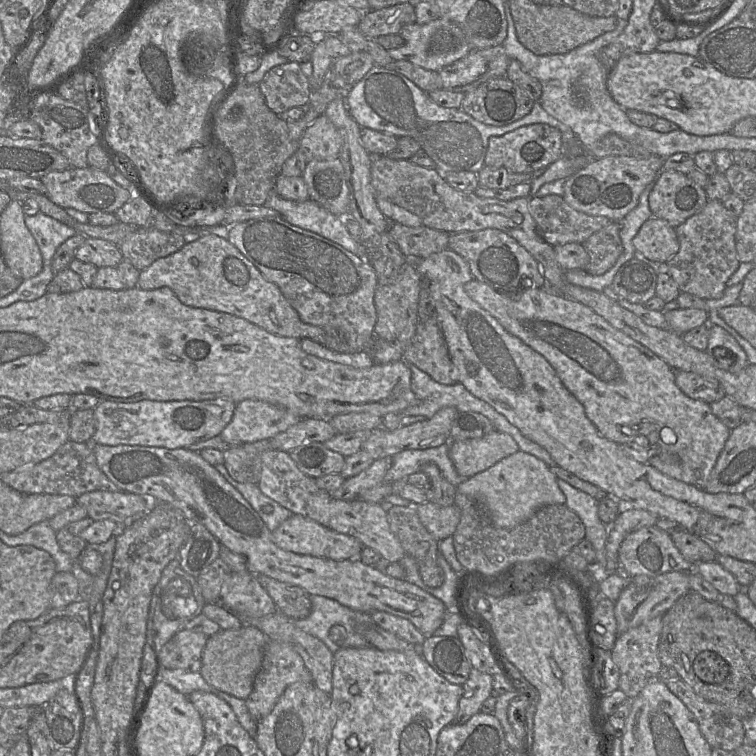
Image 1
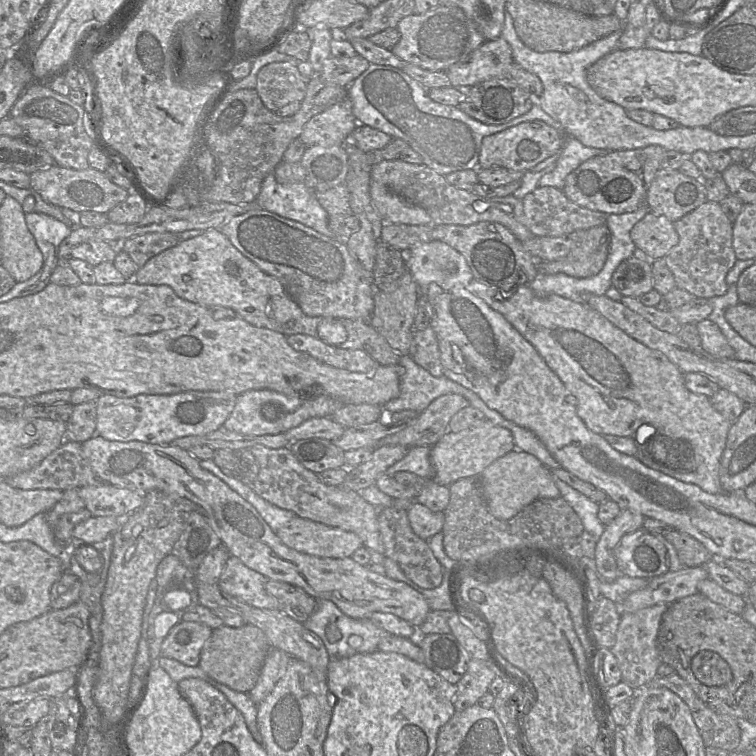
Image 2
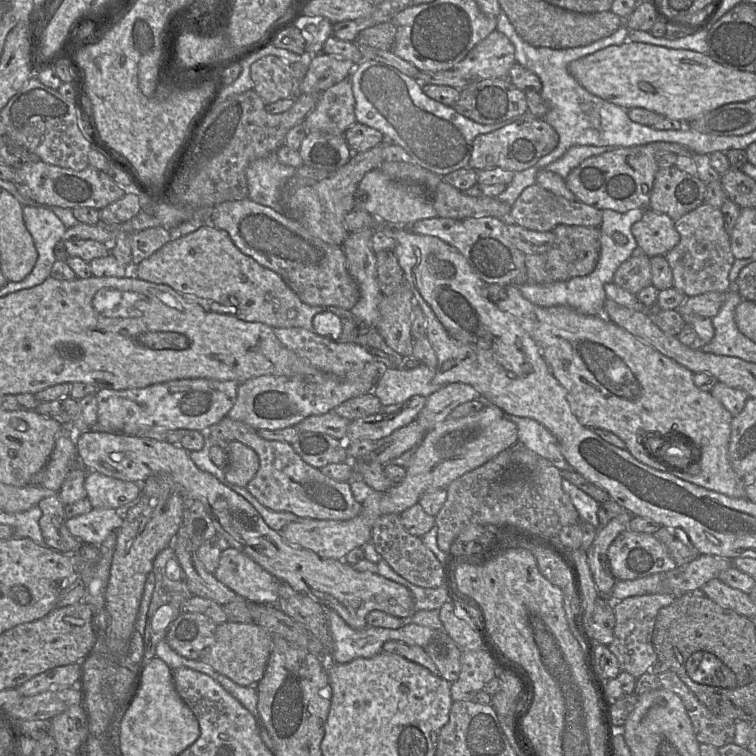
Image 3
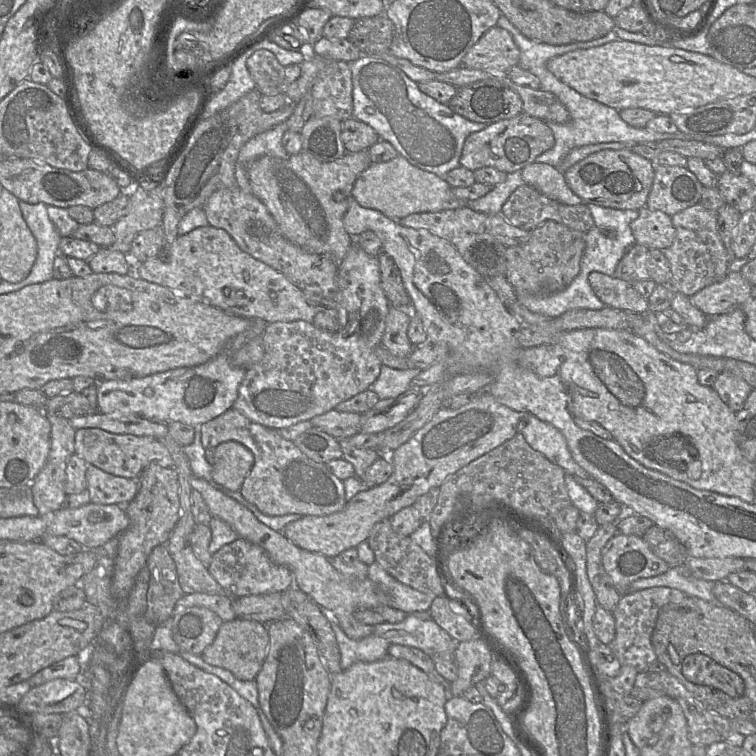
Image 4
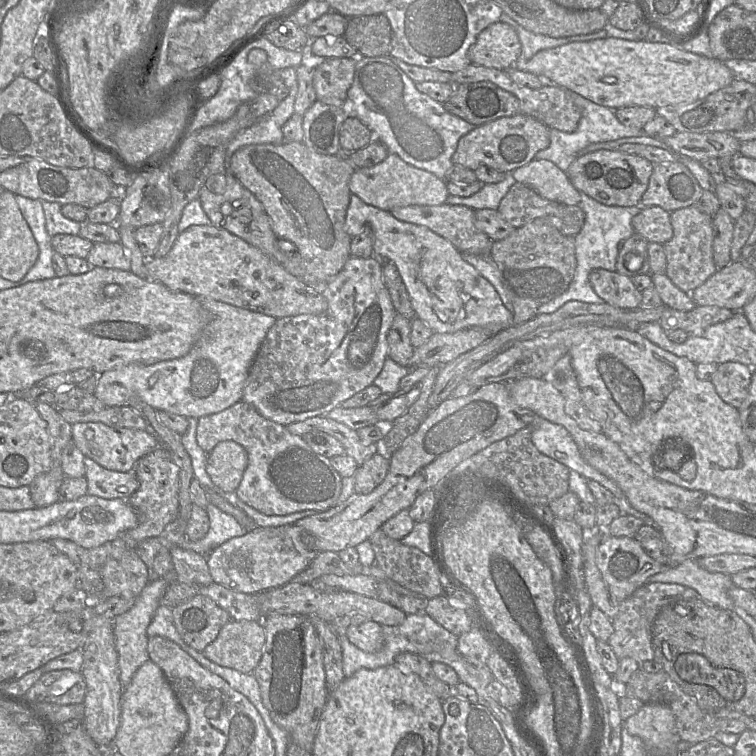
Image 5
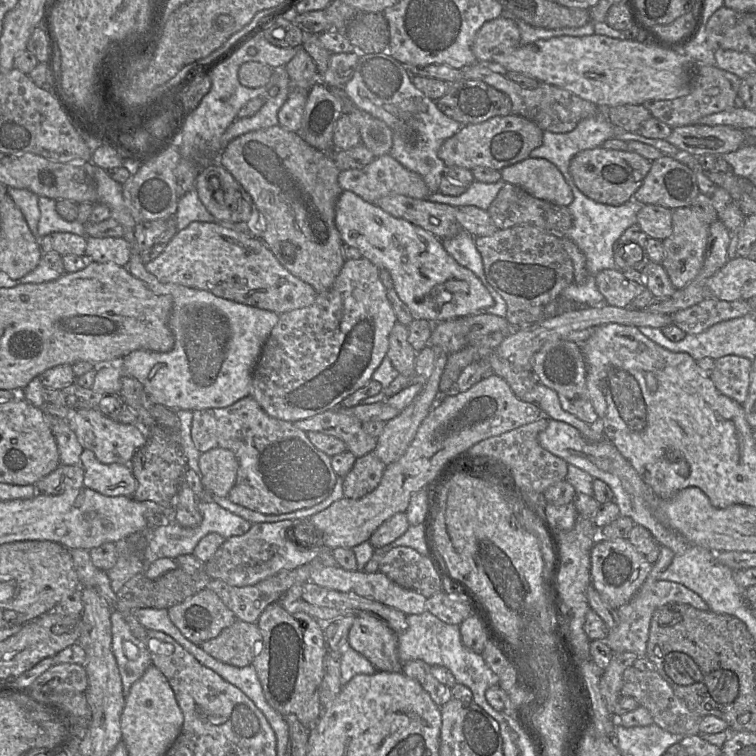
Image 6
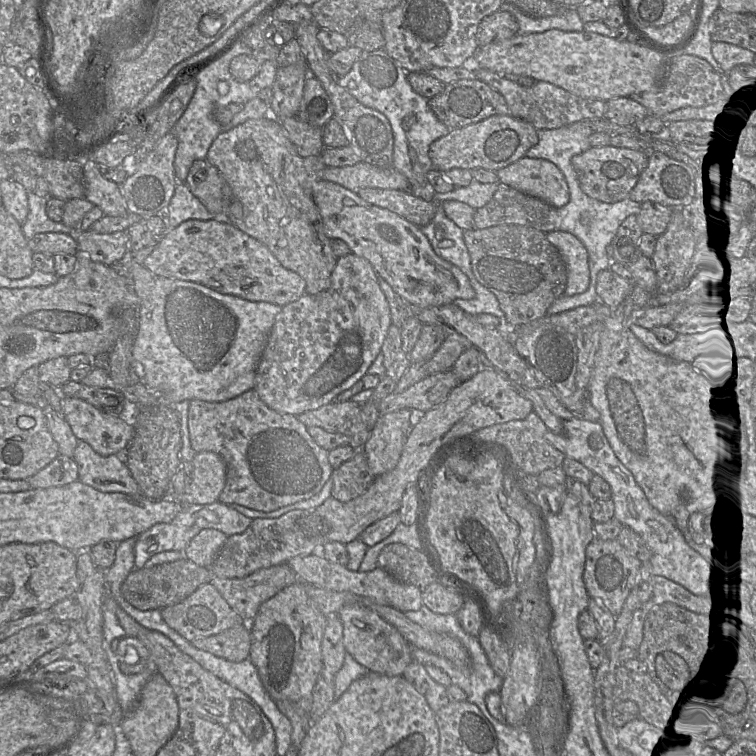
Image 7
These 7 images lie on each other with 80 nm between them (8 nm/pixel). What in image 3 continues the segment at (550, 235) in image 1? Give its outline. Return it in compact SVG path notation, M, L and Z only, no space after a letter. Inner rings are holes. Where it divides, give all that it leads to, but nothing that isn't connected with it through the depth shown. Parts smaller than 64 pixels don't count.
M537 184L525 188L511 205L510 221L518 226L537 232L552 232L558 225L585 226L599 228L602 210L580 201L569 201Z

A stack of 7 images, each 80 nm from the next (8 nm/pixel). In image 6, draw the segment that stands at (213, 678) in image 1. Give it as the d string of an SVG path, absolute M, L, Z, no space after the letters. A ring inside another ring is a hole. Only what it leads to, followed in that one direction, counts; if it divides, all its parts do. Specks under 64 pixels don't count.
M236 620L200 647L213 658L237 667L251 665L262 640L256 623Z

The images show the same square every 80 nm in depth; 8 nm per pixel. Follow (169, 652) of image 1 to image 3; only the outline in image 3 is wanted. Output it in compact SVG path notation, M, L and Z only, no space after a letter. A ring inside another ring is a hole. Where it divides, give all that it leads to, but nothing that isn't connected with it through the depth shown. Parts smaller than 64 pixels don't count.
M181 612L170 625L165 640L180 656L199 660L214 639L217 626L204 614Z

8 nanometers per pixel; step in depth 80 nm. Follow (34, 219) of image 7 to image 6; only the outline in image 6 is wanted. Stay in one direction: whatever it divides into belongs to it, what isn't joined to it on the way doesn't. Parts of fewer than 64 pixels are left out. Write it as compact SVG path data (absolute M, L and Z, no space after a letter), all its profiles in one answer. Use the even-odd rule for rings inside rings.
M39 196L38 206L40 219L38 223L38 235L41 237L53 232L69 232L80 236L86 236L85 224L63 219L56 210L55 199Z

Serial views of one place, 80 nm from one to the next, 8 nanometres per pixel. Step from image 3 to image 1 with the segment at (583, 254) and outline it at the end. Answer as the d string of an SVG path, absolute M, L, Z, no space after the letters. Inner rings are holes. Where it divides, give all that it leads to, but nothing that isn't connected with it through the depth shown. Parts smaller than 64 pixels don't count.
M610 222L582 244L589 256L588 274L602 275L614 266L623 252L620 229L619 222Z

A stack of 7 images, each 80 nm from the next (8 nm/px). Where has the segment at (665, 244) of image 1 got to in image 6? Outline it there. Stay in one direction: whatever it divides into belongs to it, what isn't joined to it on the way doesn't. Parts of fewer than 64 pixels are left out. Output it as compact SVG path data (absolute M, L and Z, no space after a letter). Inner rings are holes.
M644 204L636 216L636 223L648 238L663 241L672 233L672 210L660 205Z

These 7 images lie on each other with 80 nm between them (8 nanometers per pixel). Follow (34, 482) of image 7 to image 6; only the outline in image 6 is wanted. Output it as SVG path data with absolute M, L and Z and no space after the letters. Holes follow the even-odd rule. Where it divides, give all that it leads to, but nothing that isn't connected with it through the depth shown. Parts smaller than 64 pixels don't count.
M60 465L35 483L38 493L59 495L68 490L84 487L84 468L79 465Z

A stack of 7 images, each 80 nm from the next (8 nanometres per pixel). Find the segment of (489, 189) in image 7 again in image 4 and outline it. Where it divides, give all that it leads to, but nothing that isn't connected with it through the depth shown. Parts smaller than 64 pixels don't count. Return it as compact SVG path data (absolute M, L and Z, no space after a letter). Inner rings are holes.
M361 55L350 63L353 118L369 125L380 140L389 142L411 164L439 177L460 166L466 138L488 125L475 123L420 91L398 66L382 59ZM521 171L508 173L504 182L495 185L490 192L481 198L466 201L464 205L476 212L482 212L487 215L501 214L504 203L523 184Z

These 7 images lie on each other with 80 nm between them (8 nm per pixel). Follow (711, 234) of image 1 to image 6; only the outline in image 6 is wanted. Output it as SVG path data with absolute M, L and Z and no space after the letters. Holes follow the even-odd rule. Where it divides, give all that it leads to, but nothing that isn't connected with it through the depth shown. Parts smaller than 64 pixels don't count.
M690 206L672 210L671 219L672 233L662 241L664 258L661 265L672 285L678 290L693 281L703 266L709 236L709 225L697 216Z

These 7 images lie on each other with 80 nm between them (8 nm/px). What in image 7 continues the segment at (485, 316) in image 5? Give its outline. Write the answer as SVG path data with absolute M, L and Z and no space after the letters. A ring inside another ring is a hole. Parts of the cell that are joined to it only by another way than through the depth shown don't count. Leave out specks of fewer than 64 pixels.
M325 180L315 182L311 194L319 211L325 235L329 239L342 240L349 246L352 254L369 261L377 275L386 280L411 308L442 306L451 304L456 299L474 298L475 291L467 275L457 266L439 257L426 235L415 224L387 209L368 203L355 192L333 182Z

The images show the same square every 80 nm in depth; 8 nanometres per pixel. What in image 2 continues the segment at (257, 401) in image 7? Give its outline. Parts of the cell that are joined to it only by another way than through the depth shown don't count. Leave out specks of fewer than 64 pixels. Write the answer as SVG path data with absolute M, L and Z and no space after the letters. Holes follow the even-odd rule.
M255 445L249 449L259 465L252 489L271 504L293 511L297 516L357 534L368 549L384 555L384 545L378 526L379 509L365 501L355 491L324 484L318 474L305 468L292 453L290 446L272 449Z

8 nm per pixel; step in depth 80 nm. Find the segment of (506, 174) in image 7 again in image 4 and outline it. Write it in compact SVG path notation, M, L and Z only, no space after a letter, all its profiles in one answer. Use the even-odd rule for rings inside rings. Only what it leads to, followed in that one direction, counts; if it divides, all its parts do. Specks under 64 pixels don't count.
M534 162L521 170L525 184L543 195L566 205L580 205L583 200L568 186L564 173L556 167Z

